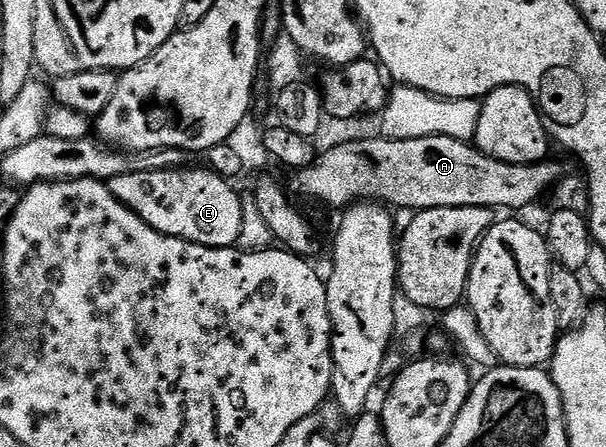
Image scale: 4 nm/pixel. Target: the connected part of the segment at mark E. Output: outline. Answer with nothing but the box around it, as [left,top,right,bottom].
[108,167,244,248]

